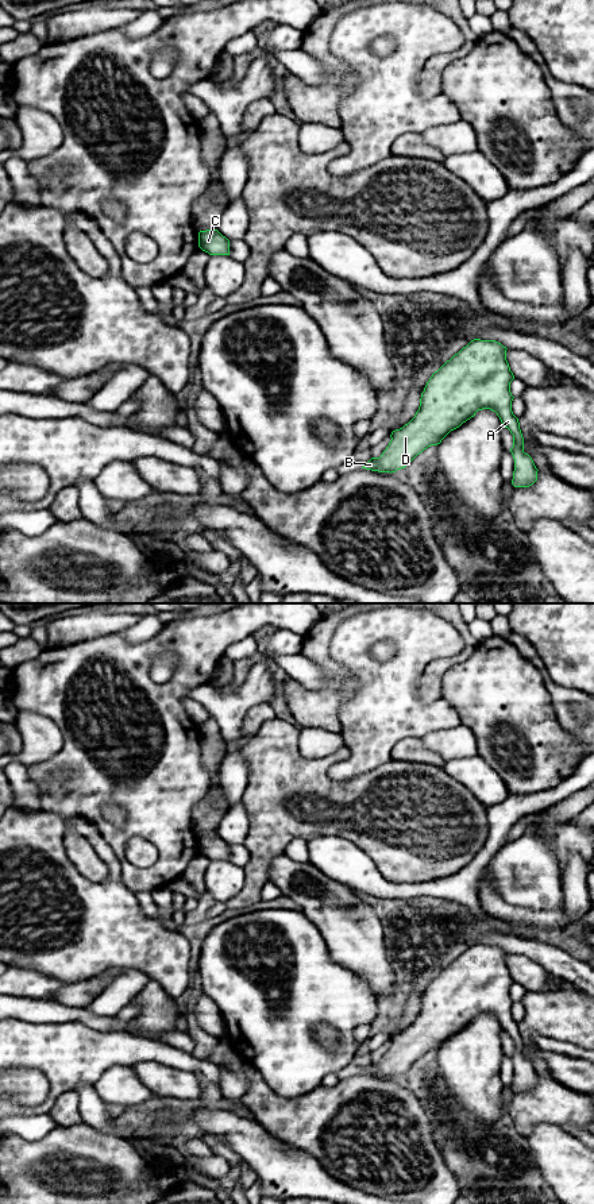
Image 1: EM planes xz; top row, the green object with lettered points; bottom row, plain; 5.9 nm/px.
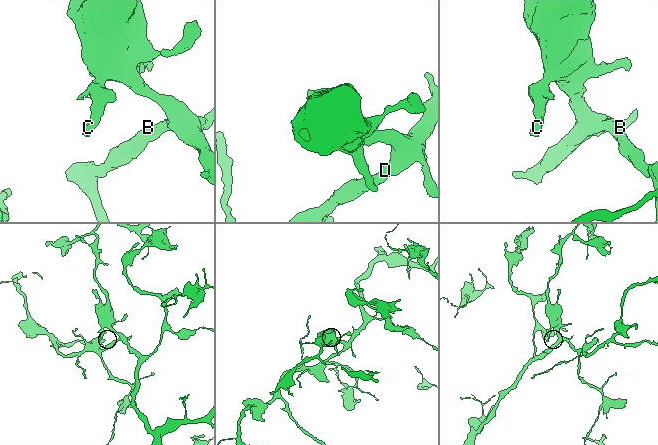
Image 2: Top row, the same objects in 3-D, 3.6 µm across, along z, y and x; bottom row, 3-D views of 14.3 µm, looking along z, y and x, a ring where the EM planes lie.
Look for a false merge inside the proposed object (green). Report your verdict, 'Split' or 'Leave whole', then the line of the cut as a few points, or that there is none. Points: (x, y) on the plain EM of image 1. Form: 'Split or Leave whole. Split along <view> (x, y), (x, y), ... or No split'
Leave whole. No split

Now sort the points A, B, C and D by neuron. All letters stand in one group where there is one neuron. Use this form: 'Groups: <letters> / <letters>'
Groups: A B C D

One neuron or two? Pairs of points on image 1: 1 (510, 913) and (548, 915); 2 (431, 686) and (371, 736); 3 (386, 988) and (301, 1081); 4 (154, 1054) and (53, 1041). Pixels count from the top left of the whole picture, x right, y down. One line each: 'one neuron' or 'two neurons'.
1: one neuron
2: two neurons
3: two neurons
4: one neuron

